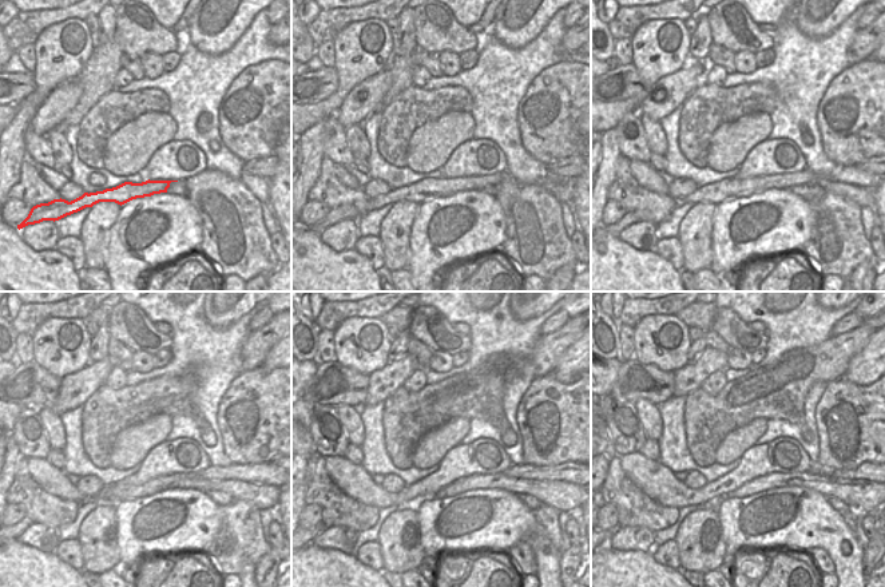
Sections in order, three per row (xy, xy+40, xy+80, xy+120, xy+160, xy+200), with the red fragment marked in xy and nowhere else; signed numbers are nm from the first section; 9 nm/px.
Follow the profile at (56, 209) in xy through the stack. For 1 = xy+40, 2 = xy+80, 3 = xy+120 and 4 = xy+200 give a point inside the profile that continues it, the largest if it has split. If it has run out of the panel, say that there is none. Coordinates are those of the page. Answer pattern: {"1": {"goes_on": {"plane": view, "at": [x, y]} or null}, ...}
{"1": {"goes_on": {"plane": "xy+40", "at": [428, 189]}}, "2": {"goes_on": {"plane": "xy+80", "at": [729, 189]}}, "3": {"goes_on": {"plane": "xy+120", "at": [262, 474]}}, "4": {"goes_on": {"plane": "xy+200", "at": [862, 472]}}}

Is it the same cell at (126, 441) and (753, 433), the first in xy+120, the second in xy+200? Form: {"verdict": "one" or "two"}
{"verdict": "one"}

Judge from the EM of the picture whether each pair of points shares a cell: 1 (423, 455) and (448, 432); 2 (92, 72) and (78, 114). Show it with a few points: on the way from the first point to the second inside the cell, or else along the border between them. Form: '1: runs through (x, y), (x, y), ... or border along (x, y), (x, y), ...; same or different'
1: runs through (429, 451), (441, 439); same
2: runs through (92, 83), (92, 92), (86, 103); same

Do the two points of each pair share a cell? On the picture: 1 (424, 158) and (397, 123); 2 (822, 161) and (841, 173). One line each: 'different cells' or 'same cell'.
1: different cells
2: different cells

